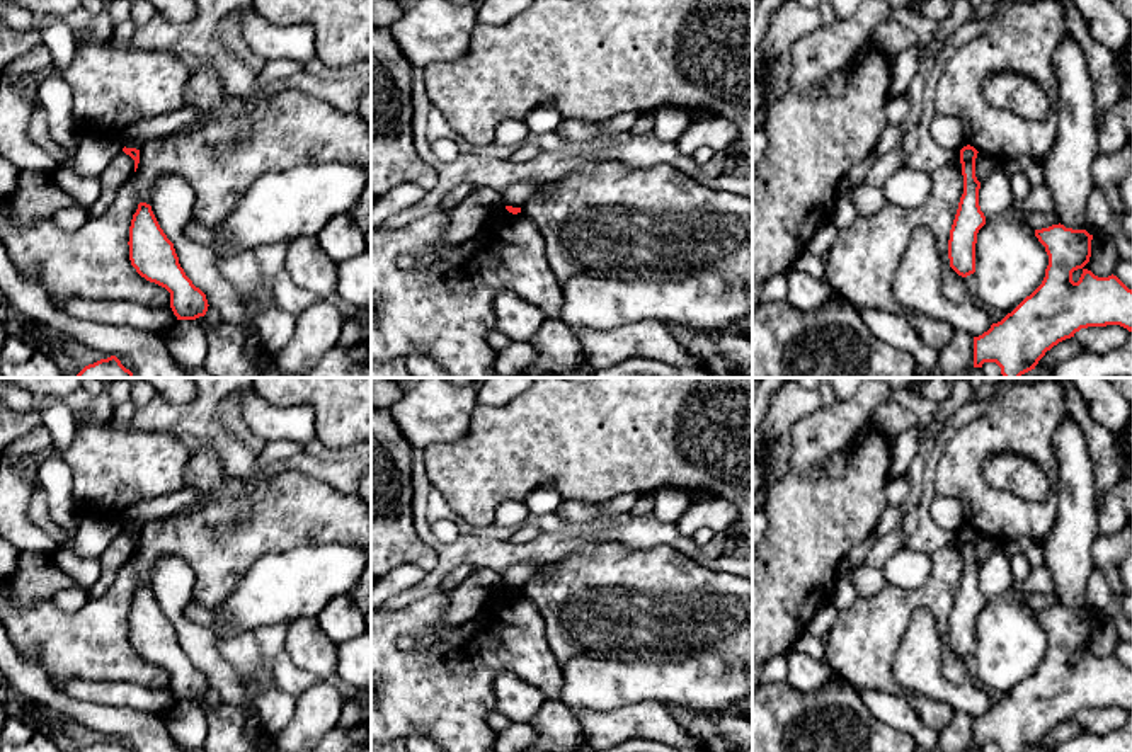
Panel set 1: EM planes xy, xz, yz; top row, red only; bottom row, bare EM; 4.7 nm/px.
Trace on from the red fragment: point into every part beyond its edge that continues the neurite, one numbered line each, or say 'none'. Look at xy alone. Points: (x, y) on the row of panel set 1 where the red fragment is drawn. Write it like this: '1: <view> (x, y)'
none

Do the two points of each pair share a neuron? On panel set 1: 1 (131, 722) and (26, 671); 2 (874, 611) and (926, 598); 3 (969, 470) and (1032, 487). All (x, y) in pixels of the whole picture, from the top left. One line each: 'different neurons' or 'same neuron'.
1: same neuron
2: same neuron
3: different neurons

